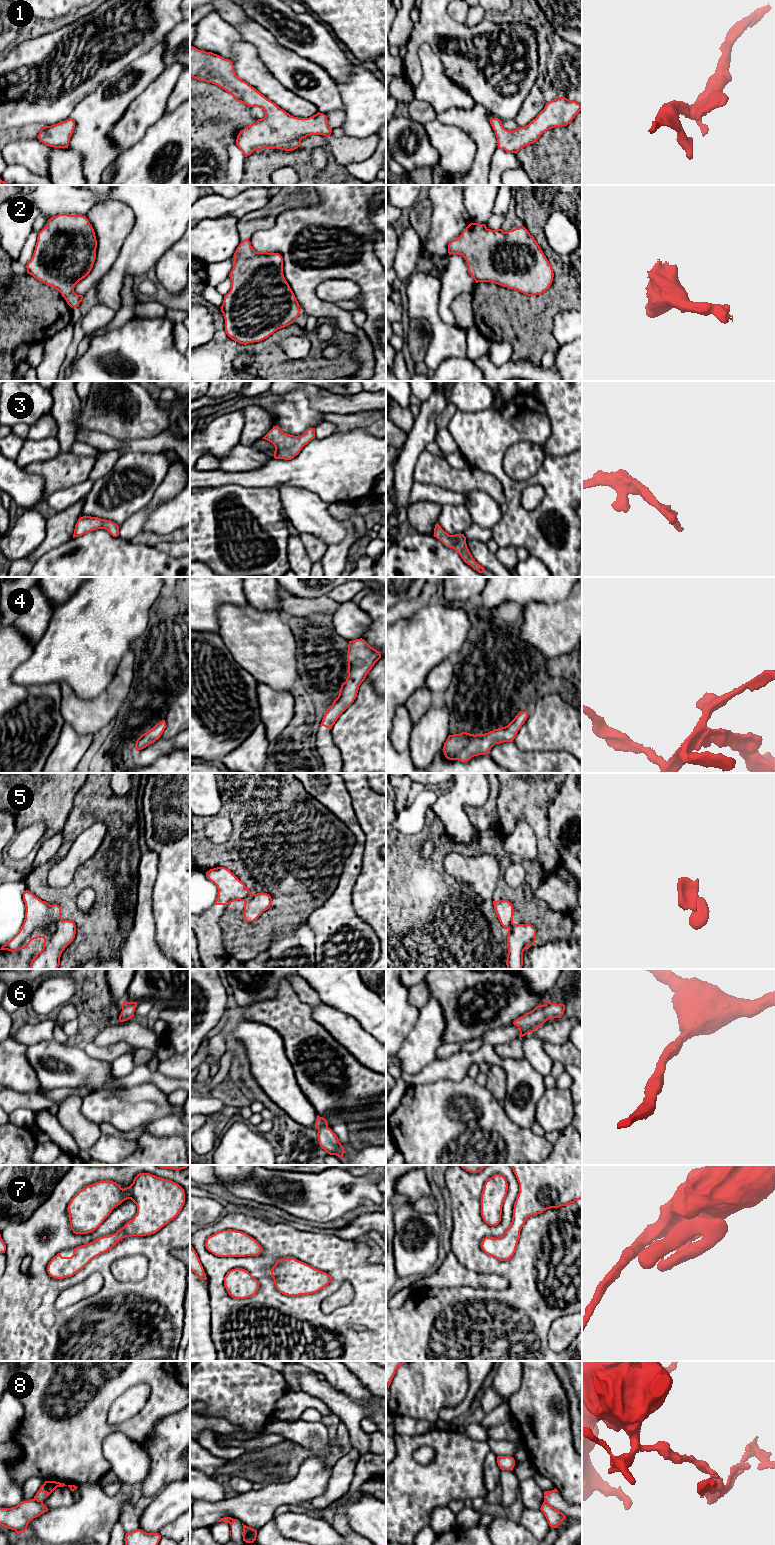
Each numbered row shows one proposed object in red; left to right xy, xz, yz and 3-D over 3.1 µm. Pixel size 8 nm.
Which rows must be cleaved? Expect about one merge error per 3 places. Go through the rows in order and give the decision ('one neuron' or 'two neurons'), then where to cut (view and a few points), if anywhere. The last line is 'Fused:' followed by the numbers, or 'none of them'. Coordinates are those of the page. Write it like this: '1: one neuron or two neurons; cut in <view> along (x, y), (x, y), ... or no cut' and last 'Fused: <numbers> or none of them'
1: one neuron; no cut
2: one neuron; no cut
3: one neuron; no cut
4: one neuron; no cut
5: one neuron; no cut
6: one neuron; no cut
7: one neuron; no cut
8: two neurons; cut in xy along (33, 1499), (42, 1503)
Fused: 8

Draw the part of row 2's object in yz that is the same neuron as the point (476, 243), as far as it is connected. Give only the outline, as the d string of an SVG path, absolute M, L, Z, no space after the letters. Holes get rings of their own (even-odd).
M470 223L457 239L448 244L448 253L465 258L468 272L476 283L492 282L527 296L545 292L554 277L551 264L524 226L504 232L502 229L488 229L485 224Z

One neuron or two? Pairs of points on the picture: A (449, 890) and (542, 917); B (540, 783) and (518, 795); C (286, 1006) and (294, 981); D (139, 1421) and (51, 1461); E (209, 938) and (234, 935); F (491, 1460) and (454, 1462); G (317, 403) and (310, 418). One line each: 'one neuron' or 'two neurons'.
A: one neuron
B: one neuron
C: two neurons
D: one neuron
E: two neurons
F: two neurons
G: two neurons

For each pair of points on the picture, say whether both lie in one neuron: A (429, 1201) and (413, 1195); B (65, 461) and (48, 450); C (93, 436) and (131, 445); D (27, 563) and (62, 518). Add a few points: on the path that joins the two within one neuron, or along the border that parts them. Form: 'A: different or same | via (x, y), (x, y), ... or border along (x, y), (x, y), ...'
A: different | border along (431, 1193), (415, 1201), (398, 1195)
B: different | border along (65, 452), (47, 460), (34, 462)
C: same | via (102, 441), (122, 445)
D: same | via (38, 553), (57, 534), (59, 529)

